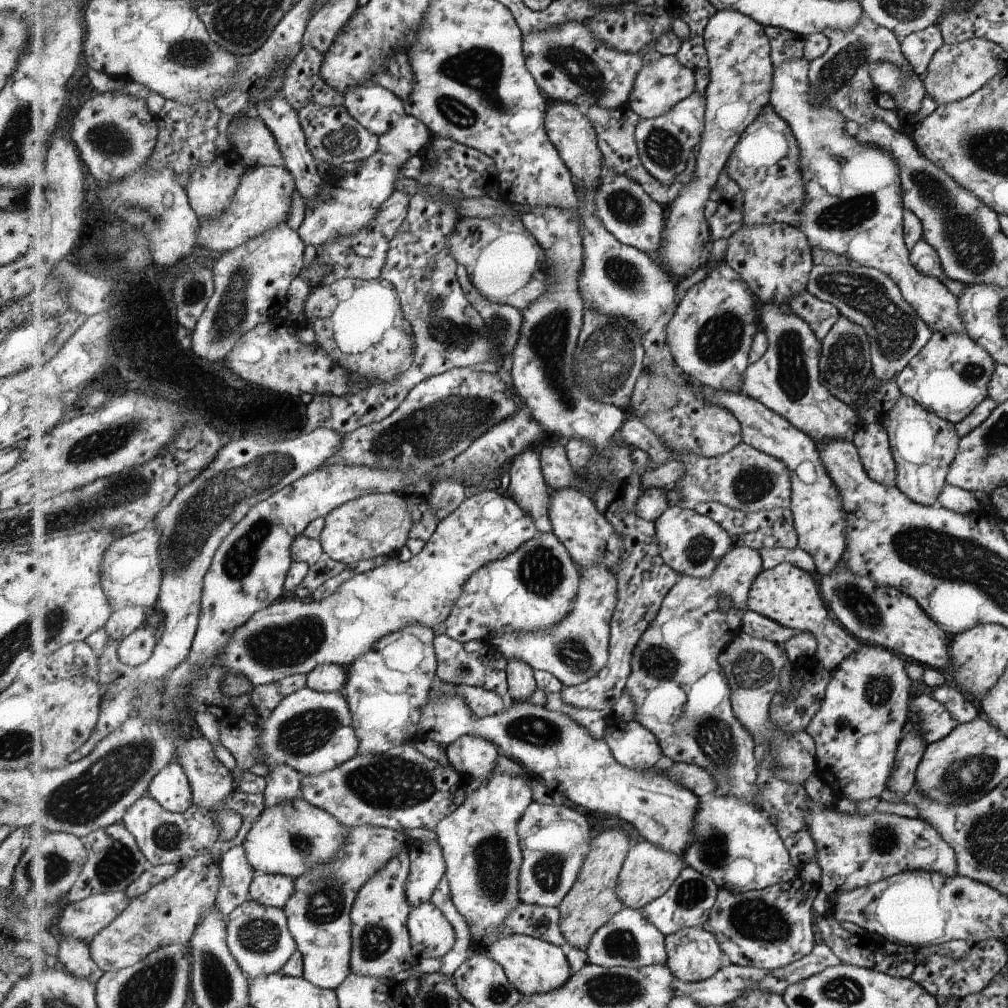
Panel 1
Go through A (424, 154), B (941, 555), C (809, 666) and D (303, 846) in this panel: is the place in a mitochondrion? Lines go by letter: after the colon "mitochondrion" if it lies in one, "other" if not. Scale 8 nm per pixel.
A: other
B: mitochondrion
C: other
D: mitochondrion

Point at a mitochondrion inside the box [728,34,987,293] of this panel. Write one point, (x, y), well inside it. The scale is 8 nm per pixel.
(839, 72)

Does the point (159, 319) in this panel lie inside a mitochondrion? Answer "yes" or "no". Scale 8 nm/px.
no

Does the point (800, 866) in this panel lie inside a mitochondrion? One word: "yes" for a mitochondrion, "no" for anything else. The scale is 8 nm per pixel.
no

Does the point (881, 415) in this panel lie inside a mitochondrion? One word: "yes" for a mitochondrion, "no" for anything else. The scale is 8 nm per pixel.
no

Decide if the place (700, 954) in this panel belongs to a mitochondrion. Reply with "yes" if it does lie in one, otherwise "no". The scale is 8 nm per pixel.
no

